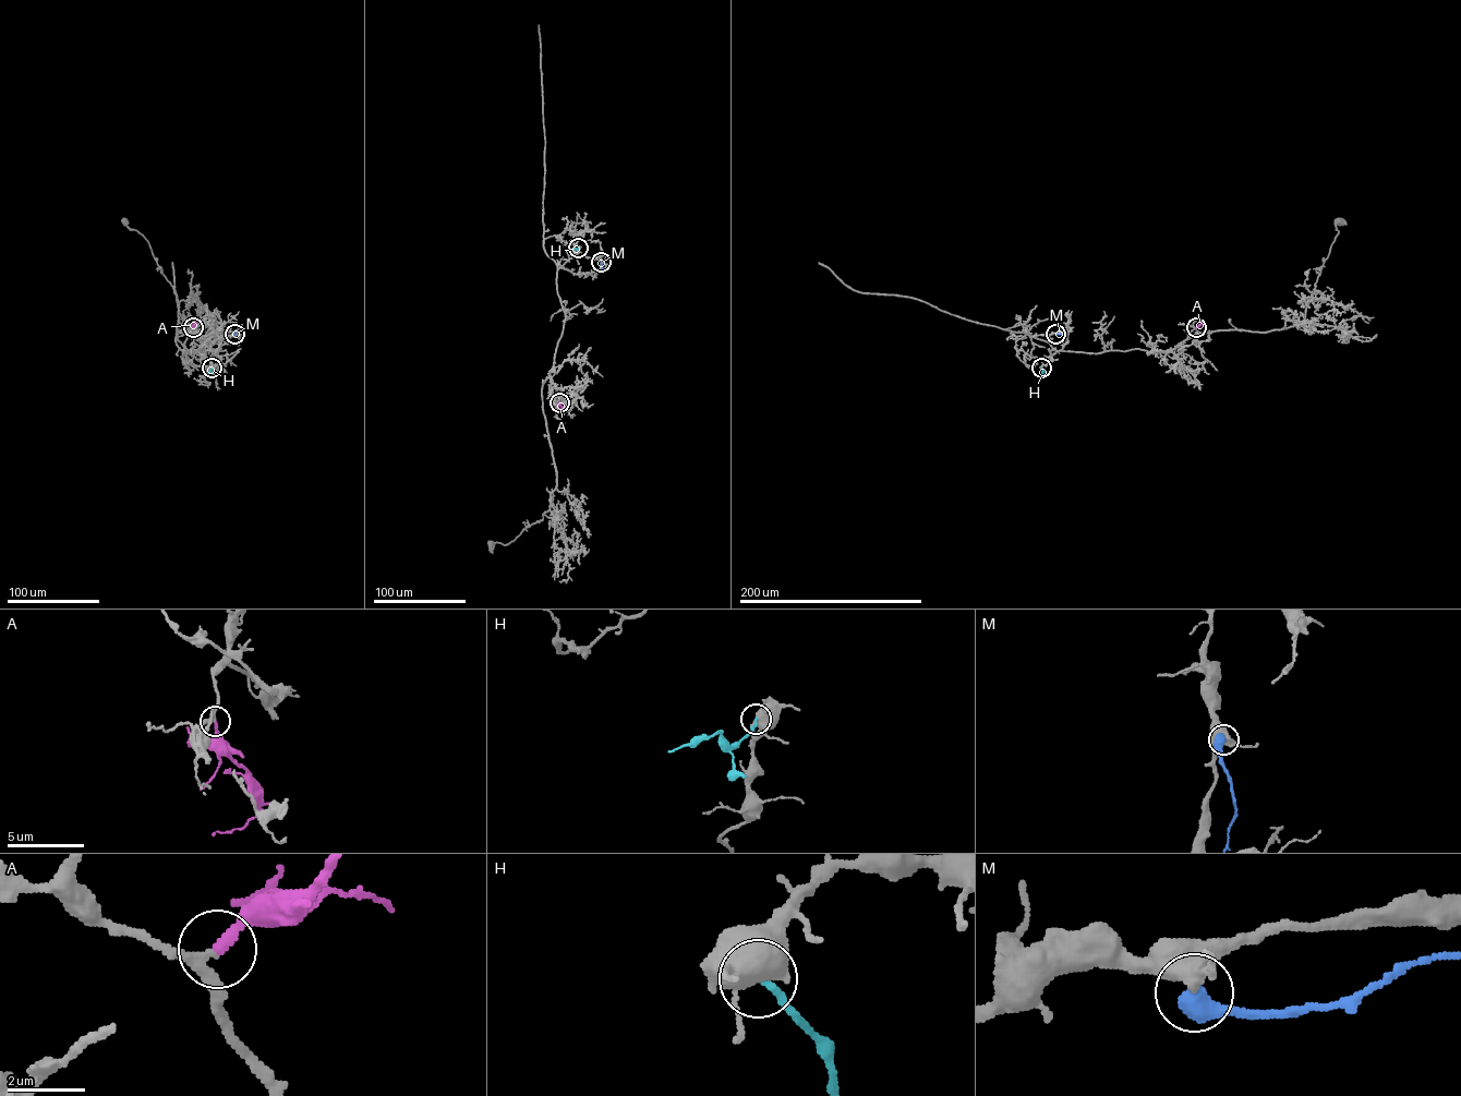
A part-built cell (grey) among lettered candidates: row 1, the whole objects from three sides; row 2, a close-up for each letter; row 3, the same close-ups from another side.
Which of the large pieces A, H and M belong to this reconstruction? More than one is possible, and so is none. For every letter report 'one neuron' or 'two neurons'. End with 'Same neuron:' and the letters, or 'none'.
A: one neuron
H: two neurons
M: two neurons
Same neuron: A

